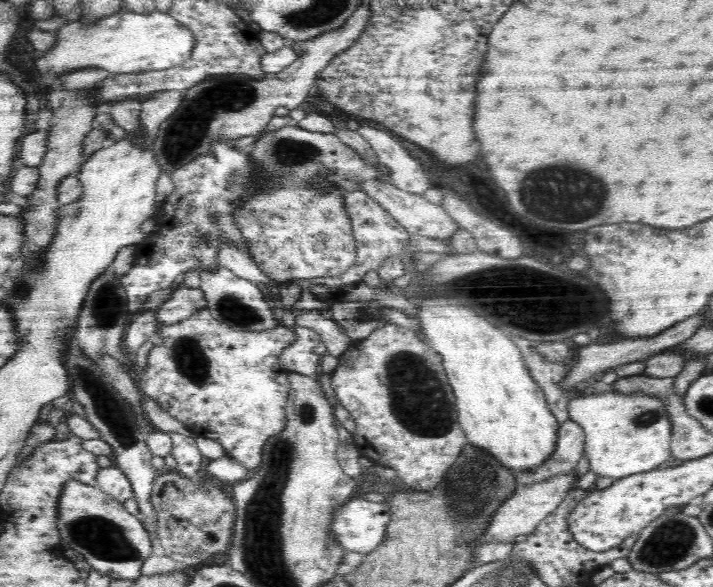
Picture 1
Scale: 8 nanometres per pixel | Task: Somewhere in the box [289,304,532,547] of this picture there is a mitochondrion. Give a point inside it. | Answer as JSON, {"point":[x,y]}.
{"point":[421,403]}

